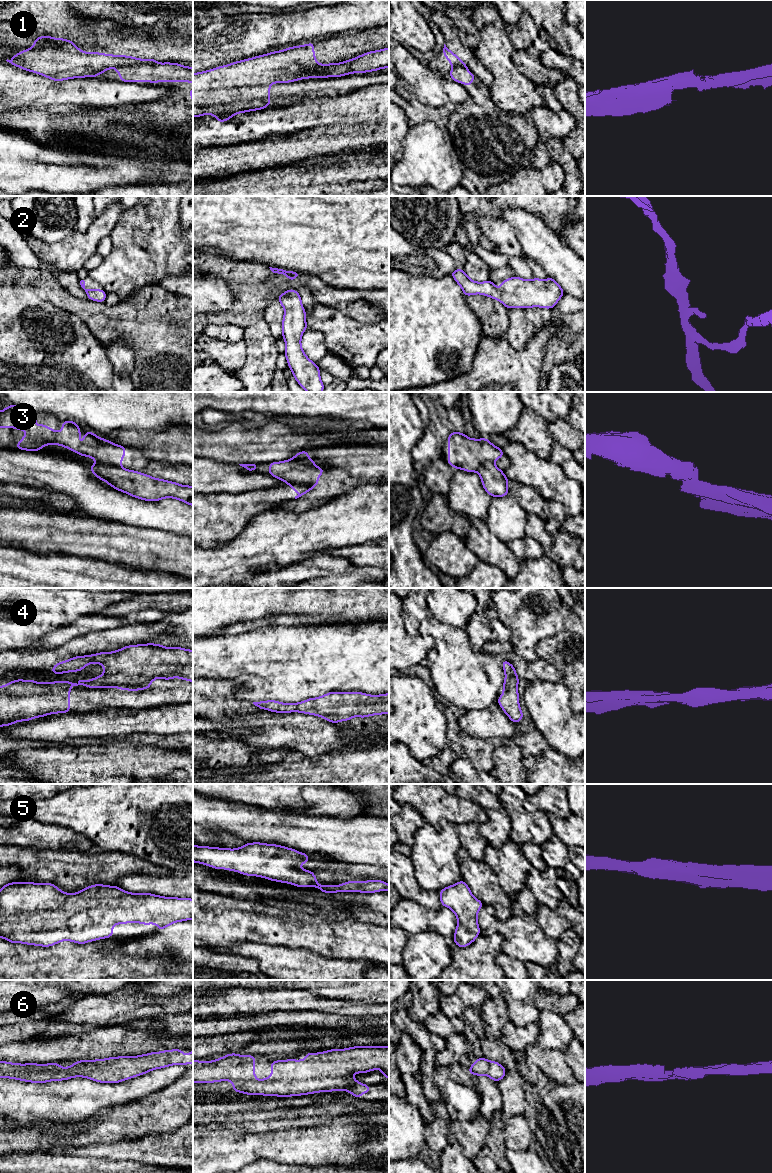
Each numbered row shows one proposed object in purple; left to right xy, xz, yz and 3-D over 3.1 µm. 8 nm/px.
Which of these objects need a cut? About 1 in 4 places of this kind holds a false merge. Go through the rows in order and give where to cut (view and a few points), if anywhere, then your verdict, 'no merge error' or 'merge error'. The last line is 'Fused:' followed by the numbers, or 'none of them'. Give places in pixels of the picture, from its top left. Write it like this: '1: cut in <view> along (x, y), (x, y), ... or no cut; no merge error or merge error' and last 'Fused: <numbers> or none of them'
1: cut in xy along (157, 63), (136, 63), (116, 68); merge error
2: no cut; no merge error
3: cut in xz along (288, 482), (303, 484), (306, 491); merge error
4: no cut; no merge error
5: no cut; no merge error
6: no cut; no merge error
Fused: 1, 3

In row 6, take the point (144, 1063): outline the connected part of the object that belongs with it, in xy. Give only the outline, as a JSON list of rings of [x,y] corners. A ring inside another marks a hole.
[[[181,1049],[164,1050],[162,1052],[151,1052],[139,1056],[109,1057],[97,1060],[75,1061],[72,1066],[61,1067],[59,1063],[49,1064],[19,1064],[0,1061],[0,1078],[11,1078],[32,1083],[46,1083],[49,1081],[61,1081],[73,1077],[85,1077],[101,1083],[119,1083],[149,1071],[165,1068],[171,1065],[185,1065],[193,1063],[193,1051],[186,1056]]]

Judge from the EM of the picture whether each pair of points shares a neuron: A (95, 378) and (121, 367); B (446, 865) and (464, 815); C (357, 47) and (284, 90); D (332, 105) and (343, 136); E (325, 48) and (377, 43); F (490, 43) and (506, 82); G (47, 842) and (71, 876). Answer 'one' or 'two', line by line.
A: two
B: two
C: one
D: two
E: one
F: one
G: two

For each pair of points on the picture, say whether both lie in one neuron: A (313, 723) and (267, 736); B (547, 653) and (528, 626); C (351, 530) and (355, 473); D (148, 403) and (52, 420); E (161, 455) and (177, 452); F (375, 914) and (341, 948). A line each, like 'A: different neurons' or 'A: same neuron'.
A: same neuron
B: different neurons
C: different neurons
D: different neurons
E: same neuron
F: different neurons

